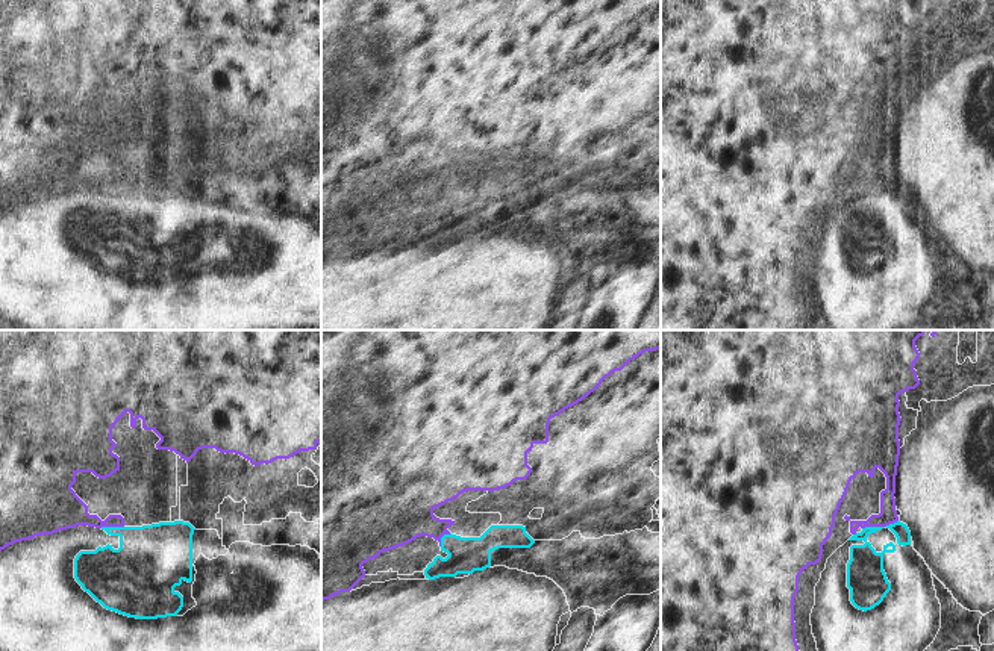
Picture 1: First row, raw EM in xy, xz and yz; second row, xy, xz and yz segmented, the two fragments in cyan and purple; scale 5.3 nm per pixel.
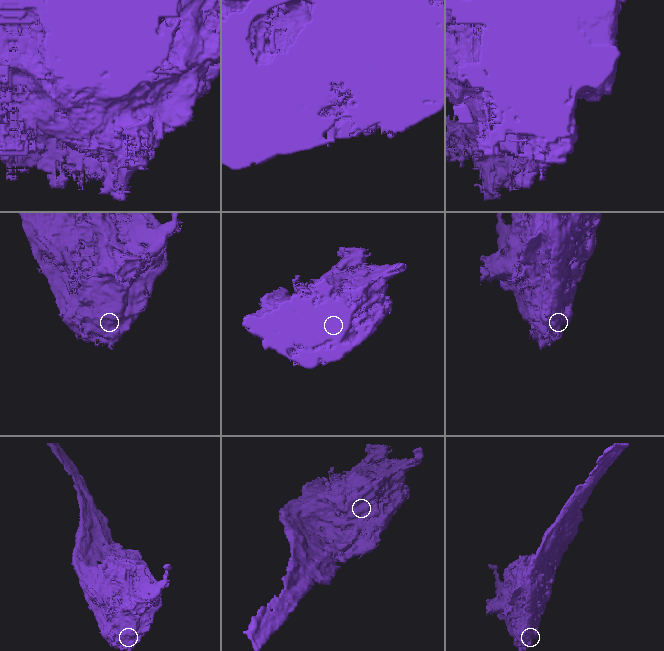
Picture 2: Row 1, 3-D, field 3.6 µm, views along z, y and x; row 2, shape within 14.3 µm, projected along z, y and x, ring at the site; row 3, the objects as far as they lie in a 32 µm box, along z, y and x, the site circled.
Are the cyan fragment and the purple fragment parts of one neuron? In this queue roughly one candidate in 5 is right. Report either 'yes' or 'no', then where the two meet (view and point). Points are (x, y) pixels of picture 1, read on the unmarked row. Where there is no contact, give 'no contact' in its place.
no; meets cyan in yz at (879, 188)

